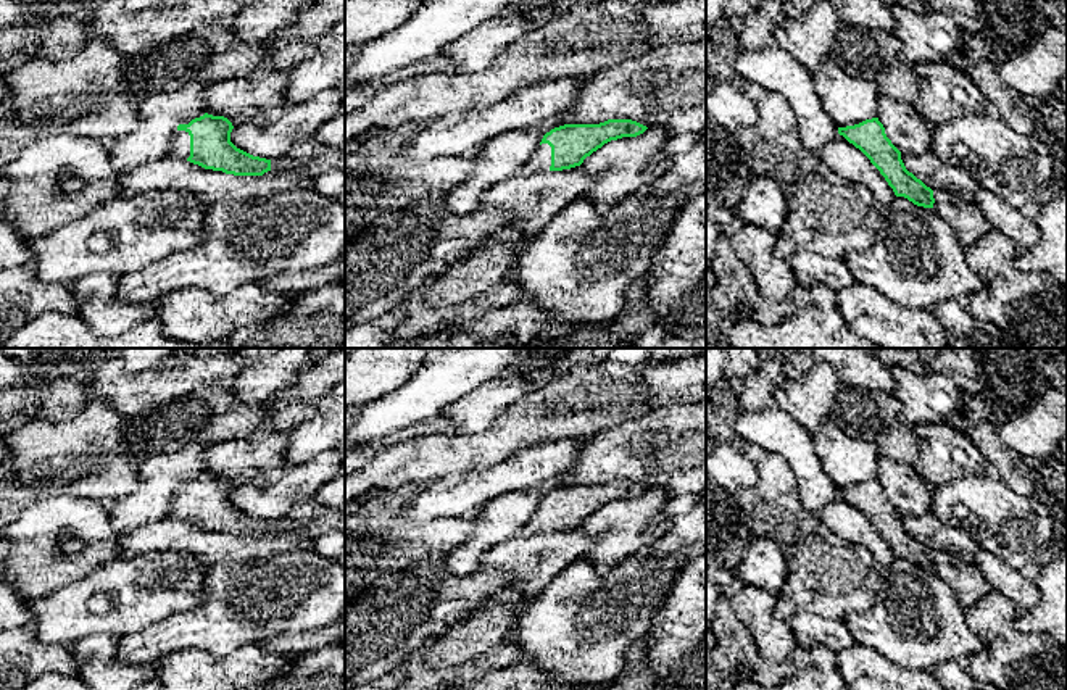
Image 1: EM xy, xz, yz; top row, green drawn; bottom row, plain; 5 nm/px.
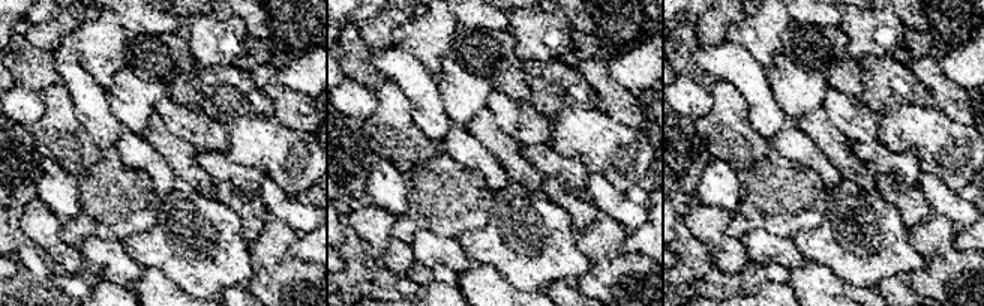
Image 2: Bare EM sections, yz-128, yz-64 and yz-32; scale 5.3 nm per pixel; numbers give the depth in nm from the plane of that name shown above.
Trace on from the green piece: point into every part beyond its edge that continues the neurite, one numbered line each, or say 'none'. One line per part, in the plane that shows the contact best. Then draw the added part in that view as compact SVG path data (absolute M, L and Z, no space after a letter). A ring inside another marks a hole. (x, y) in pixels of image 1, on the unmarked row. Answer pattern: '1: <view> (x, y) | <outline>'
1: xy (179, 508) | M177 492L171 500L169 516L187 521L190 518L190 497L185 492Z

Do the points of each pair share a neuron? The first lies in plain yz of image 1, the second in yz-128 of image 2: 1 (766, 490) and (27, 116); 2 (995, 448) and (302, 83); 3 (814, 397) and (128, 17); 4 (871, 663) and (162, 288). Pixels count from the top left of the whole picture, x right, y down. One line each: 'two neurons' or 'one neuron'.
1: two neurons
2: two neurons
3: two neurons
4: one neuron

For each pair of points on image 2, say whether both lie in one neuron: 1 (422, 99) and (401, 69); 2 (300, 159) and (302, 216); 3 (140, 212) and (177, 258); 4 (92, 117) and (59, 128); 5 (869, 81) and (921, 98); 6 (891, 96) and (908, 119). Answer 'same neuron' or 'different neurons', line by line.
1: same neuron
2: different neurons
3: different neurons
4: different neurons
5: same neuron
6: different neurons

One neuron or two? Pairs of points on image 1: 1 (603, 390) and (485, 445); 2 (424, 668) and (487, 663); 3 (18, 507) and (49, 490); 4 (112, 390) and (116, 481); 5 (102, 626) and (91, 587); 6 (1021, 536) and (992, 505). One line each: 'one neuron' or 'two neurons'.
1: one neuron
2: one neuron
3: one neuron
4: two neurons
5: one neuron
6: one neuron

